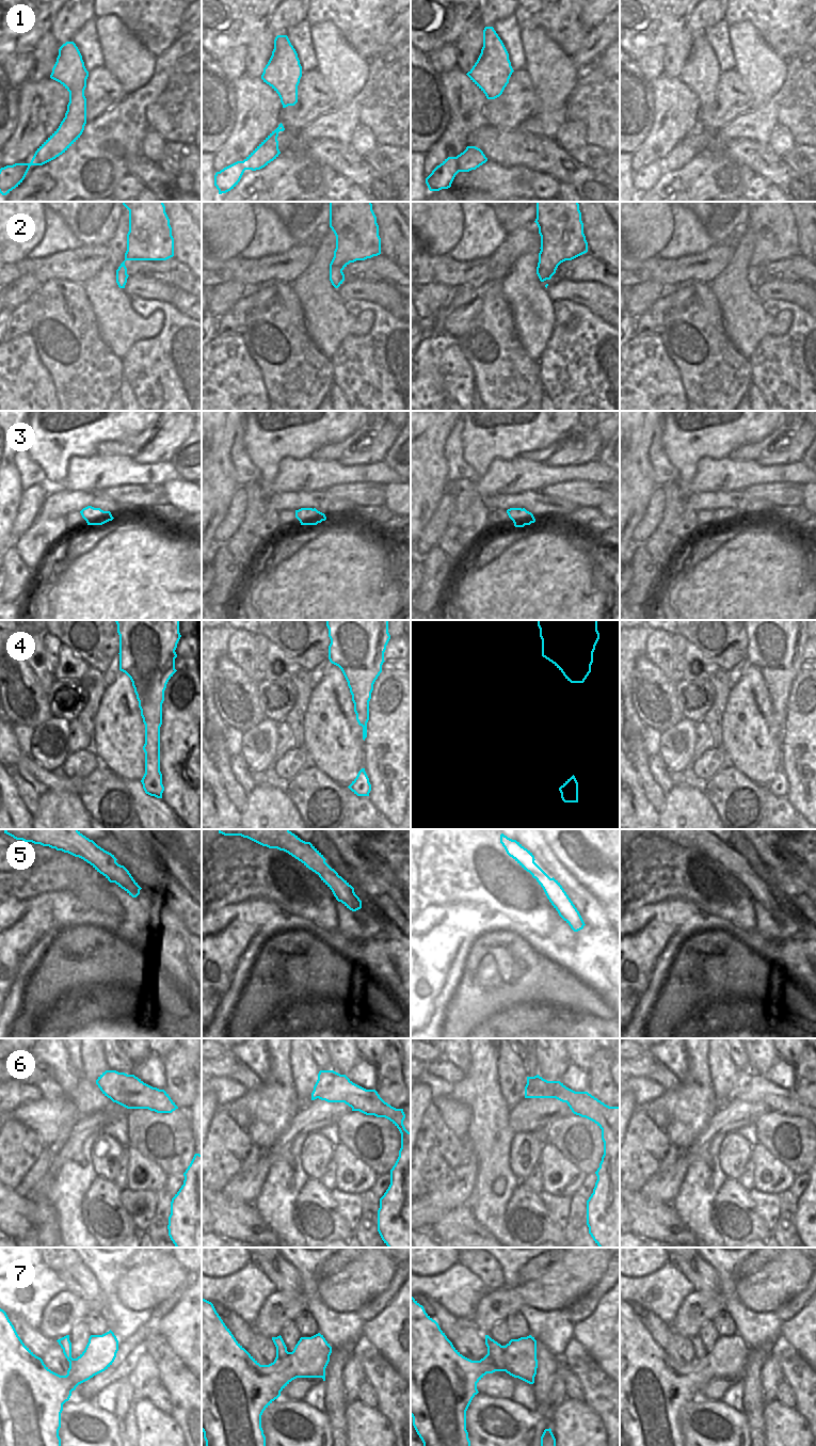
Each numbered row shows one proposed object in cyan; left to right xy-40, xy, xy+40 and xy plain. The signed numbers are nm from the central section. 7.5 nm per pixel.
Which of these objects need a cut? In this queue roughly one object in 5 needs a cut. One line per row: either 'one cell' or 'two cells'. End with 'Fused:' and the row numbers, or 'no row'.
1: one cell
2: one cell
3: two cells
4: one cell
5: one cell
6: one cell
7: one cell
Fused: 3

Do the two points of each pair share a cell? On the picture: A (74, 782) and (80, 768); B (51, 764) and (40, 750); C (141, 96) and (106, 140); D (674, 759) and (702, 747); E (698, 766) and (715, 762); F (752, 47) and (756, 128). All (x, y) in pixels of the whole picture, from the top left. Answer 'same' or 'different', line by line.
A: different
B: same
C: same
D: different
E: same
F: different

